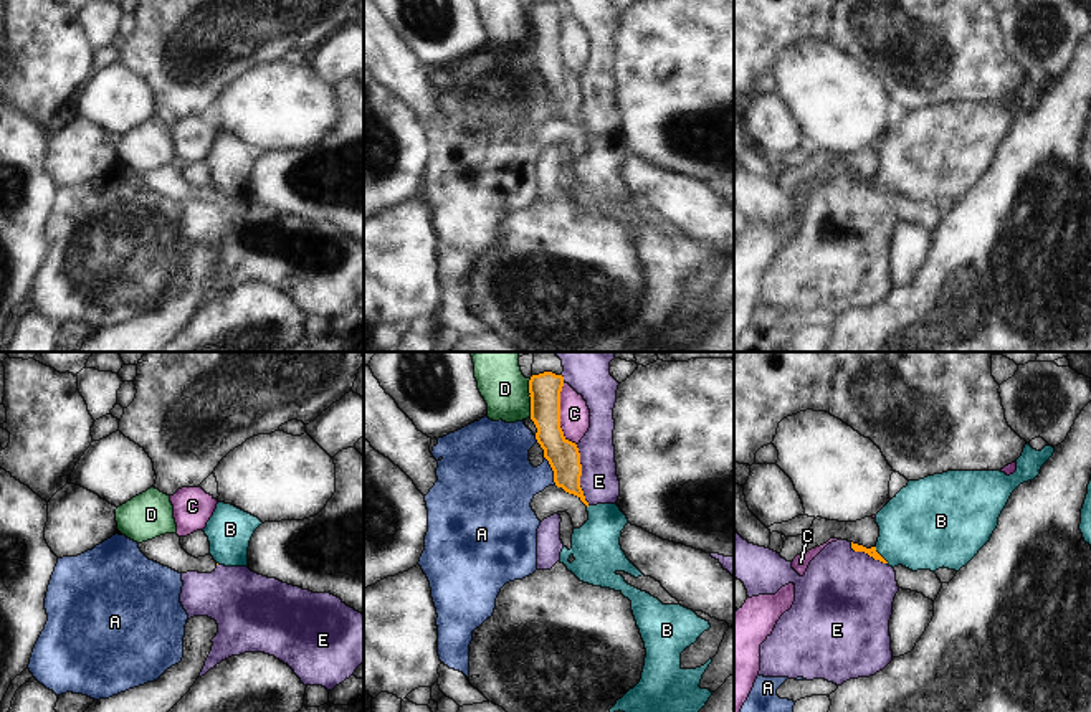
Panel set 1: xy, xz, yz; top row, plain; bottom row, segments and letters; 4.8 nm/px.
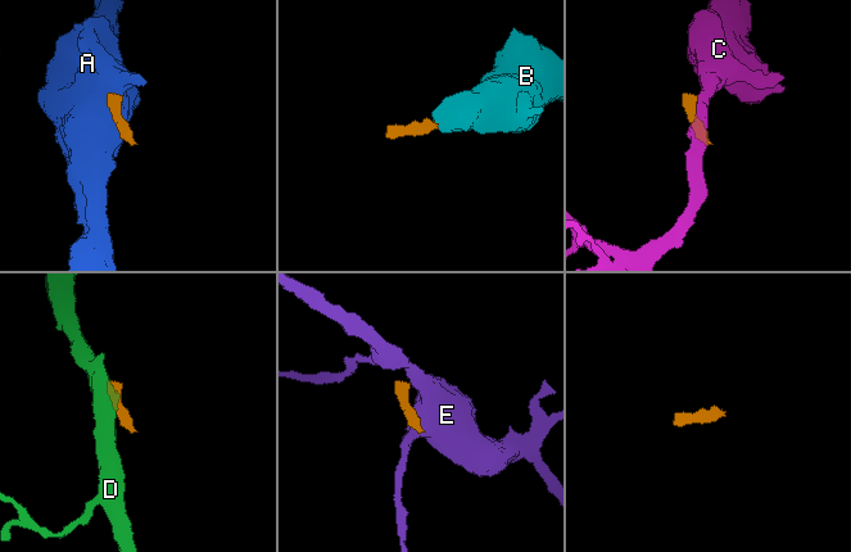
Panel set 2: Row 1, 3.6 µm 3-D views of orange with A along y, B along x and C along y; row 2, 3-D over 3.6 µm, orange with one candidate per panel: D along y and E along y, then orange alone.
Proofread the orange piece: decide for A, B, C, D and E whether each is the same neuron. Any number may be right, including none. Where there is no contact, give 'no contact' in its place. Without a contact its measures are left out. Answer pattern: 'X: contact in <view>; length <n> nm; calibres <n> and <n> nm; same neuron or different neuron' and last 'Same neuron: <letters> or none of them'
A: contact in xz; length 140 nm; calibres 160 and 320 nm; different neuron
B: contact in yz; length 100 nm; calibres 50 and 400 nm; same neuron
C: contact in xz; length 320 nm; calibres 160 and 140 nm; different neuron
D: contact in xz; length 190 nm; calibres 150 and 220 nm; different neuron
E: contact in xz; length 300 nm; calibres 160 and 190 nm; different neuron
Same neuron: B

